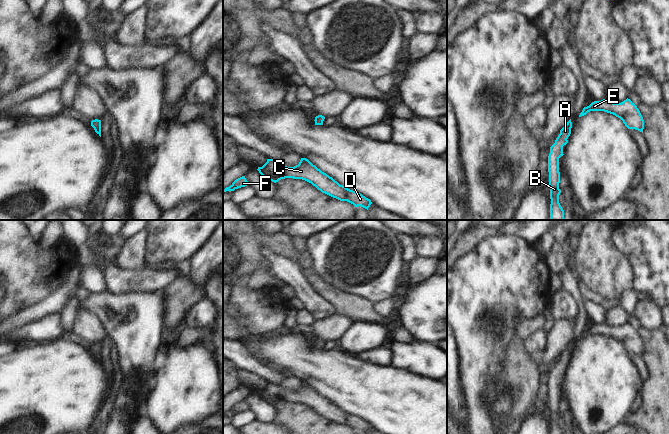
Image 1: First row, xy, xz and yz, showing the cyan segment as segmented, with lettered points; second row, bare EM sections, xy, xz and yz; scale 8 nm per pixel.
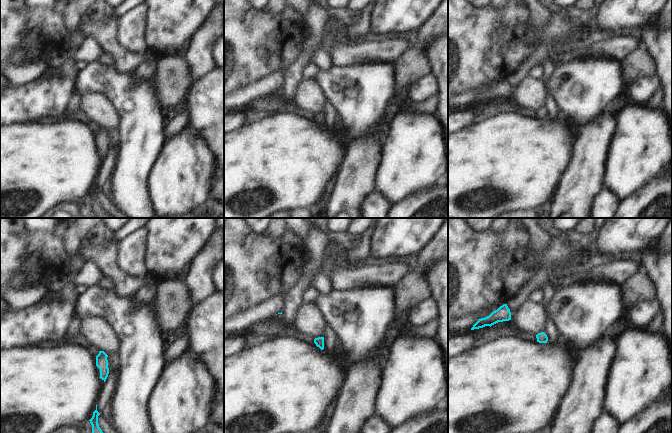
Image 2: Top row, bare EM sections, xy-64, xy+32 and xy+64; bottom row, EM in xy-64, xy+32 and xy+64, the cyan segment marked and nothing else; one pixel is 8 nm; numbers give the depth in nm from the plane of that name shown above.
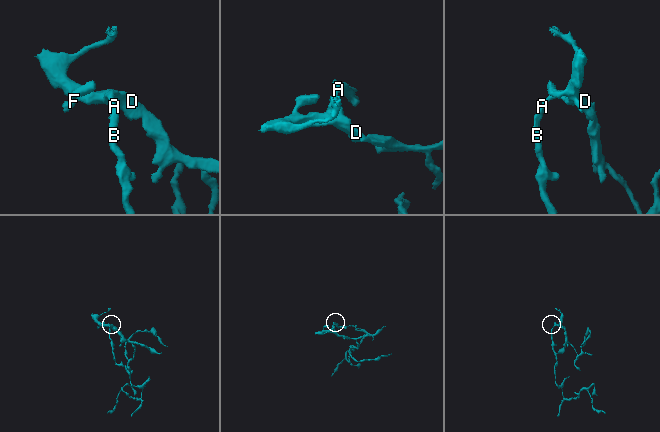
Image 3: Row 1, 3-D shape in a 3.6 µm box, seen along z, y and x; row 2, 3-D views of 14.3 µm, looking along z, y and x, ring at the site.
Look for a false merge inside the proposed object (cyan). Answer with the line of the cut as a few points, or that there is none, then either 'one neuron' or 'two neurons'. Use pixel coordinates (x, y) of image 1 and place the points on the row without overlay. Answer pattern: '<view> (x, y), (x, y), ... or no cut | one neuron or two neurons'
no cut | one neuron

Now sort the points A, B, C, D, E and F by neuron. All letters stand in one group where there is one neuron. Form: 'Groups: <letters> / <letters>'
Groups: A B C D E F.

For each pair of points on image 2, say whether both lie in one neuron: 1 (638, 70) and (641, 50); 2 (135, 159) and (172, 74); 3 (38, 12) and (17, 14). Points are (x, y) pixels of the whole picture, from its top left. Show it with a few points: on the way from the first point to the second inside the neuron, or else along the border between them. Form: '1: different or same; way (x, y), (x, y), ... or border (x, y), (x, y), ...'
1: same; way (638, 65), (641, 55)
2: different; border (150, 81), (161, 108)
3: different; border (25, 10), (25, 27), (27, 32)

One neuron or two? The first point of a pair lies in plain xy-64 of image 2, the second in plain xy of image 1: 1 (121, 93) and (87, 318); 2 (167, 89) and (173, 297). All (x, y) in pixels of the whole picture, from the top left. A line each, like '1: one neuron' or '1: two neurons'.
1: two neurons
2: one neuron

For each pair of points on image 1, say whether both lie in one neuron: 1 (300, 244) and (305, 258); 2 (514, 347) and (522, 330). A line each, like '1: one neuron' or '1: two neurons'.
1: one neuron
2: two neurons

